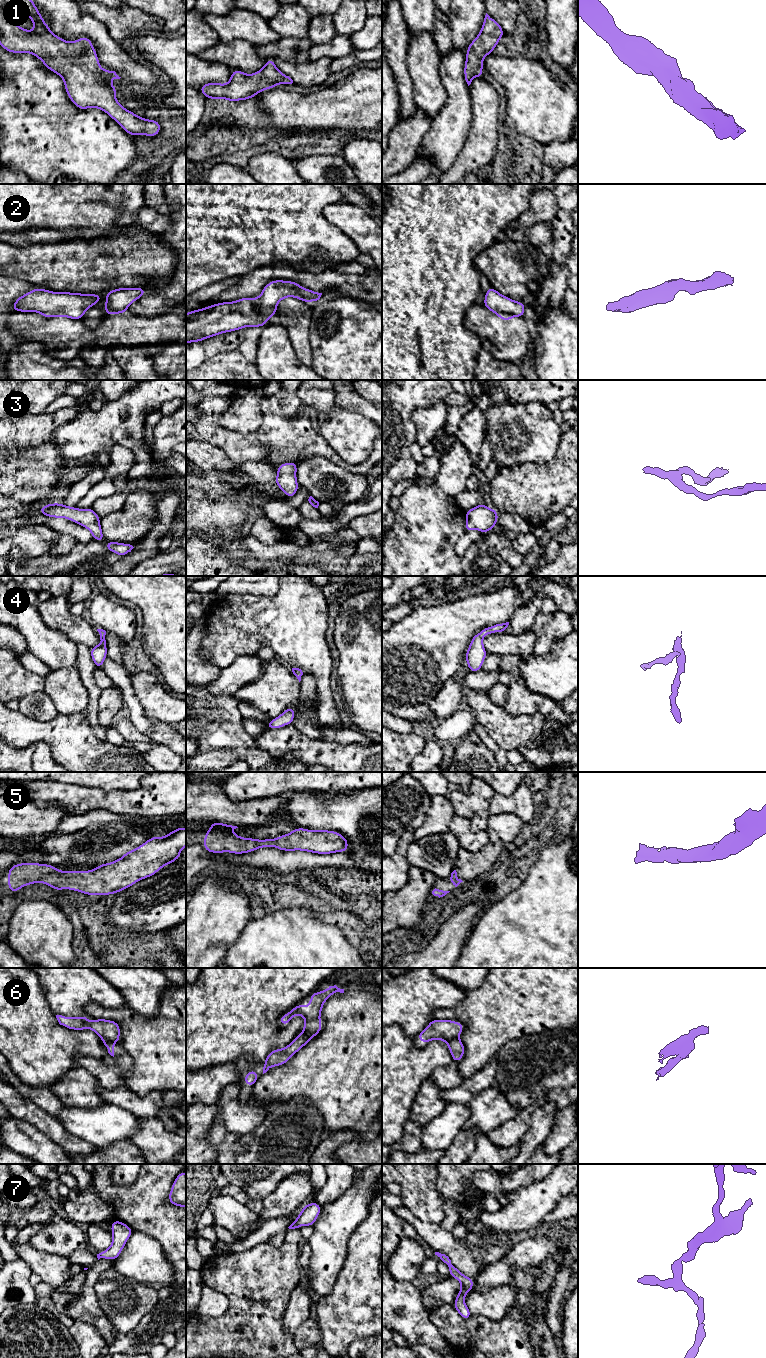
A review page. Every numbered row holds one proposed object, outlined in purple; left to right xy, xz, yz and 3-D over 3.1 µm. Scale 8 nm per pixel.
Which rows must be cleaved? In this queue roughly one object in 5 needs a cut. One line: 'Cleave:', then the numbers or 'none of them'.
Cleave: 2, 6

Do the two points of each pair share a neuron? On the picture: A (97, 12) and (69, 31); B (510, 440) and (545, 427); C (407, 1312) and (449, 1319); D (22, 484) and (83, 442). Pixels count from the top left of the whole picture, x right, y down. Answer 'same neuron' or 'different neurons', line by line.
A: different neurons
B: same neuron
C: different neurons
D: different neurons

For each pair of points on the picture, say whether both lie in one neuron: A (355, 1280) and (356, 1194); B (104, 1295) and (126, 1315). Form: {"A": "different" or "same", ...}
{"A": "different", "B": "same"}

